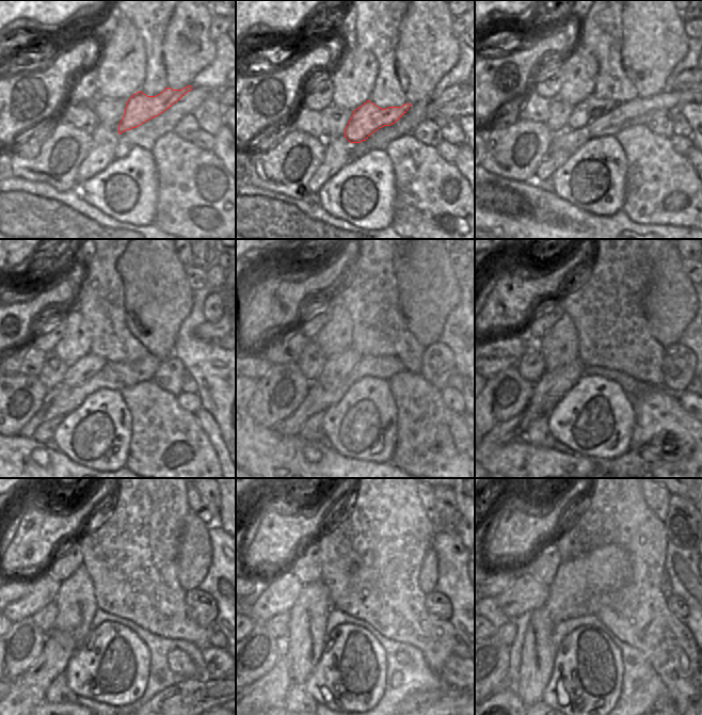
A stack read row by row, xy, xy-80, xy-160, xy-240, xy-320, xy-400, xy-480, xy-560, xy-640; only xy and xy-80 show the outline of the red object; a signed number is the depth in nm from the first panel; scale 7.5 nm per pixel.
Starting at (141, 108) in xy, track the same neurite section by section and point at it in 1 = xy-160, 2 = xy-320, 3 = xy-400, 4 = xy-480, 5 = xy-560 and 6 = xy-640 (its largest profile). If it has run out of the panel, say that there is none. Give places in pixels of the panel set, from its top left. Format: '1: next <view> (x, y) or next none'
1: next xy-160 (603, 120)
2: next xy-320 (335, 369)
3: next xy-400 (552, 386)
4: next xy-480 (28, 689)
5: next xy-560 (270, 690)
6: next xy-640 (503, 686)

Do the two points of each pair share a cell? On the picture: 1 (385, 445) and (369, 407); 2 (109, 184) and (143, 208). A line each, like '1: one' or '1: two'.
1: one
2: one

